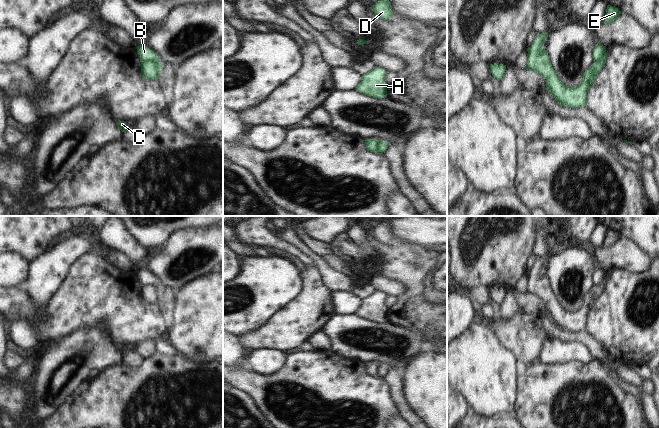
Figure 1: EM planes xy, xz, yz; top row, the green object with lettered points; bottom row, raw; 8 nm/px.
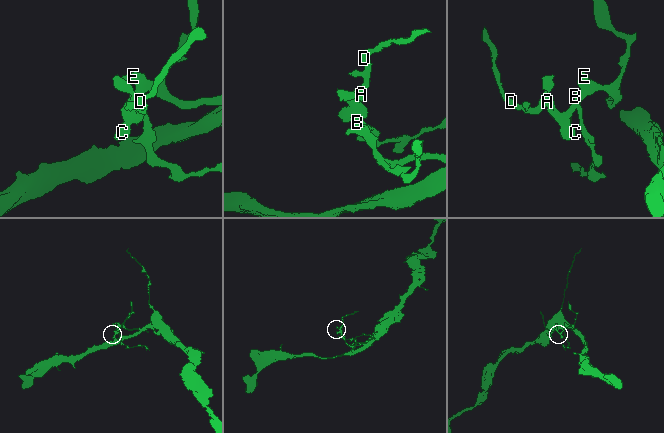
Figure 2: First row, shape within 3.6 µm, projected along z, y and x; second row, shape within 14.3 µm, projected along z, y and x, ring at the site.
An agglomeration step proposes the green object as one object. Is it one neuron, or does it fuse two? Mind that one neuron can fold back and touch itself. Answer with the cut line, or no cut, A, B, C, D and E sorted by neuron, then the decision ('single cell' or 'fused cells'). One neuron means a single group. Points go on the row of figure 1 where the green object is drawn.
cut in xy along (141, 61), (152, 61), (160, 69); A C D E / B; fused cells

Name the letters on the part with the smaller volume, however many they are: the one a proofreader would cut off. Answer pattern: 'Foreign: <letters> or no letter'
Foreign: B.

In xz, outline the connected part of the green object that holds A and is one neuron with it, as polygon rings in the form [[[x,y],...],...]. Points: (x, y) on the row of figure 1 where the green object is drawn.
[[[375,67],[362,76],[361,82],[356,90],[364,95],[380,99],[387,96],[387,86],[385,82],[386,71],[380,67]]]

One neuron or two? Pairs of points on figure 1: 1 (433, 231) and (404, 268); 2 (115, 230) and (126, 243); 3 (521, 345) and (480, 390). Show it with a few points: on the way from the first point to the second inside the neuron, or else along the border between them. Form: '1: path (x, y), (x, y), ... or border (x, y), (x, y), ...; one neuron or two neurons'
1: border (399, 239), (428, 247); two neurons
2: path (116, 233), (123, 240); one neuron
3: border (498, 335), (499, 341), (517, 360); two neurons

